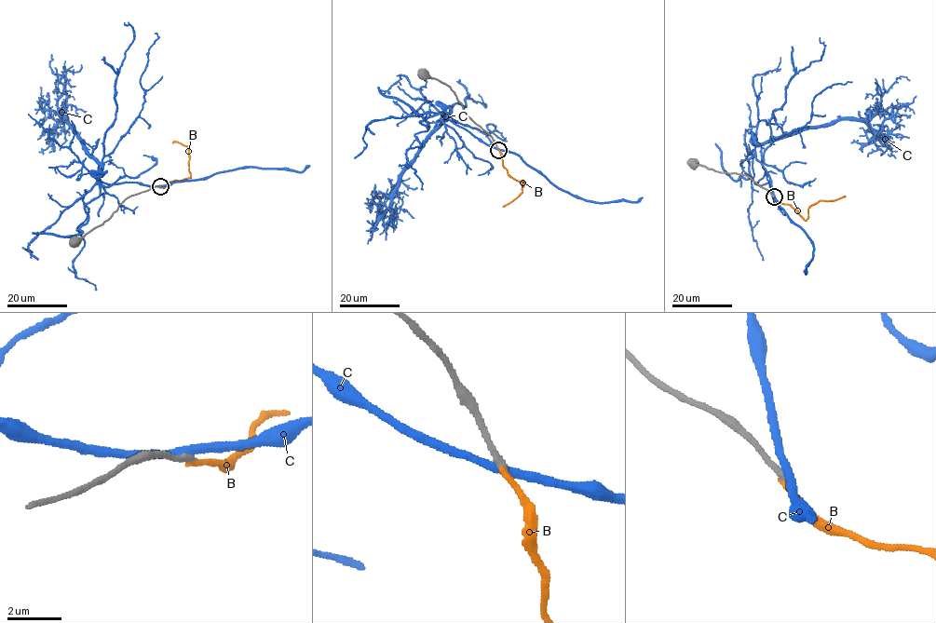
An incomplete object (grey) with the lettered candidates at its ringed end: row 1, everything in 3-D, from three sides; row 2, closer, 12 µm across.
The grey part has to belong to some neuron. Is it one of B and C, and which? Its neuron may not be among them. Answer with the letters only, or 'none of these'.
none of these

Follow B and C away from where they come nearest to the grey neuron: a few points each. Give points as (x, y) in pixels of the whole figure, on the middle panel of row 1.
B: (497, 149), (508, 172), (522, 185), (523, 182), (522, 192), (502, 207)
C: (497, 149), (441, 113), (444, 121), (403, 172), (389, 197), (395, 196), (392, 192), (383, 195), (383, 206)

